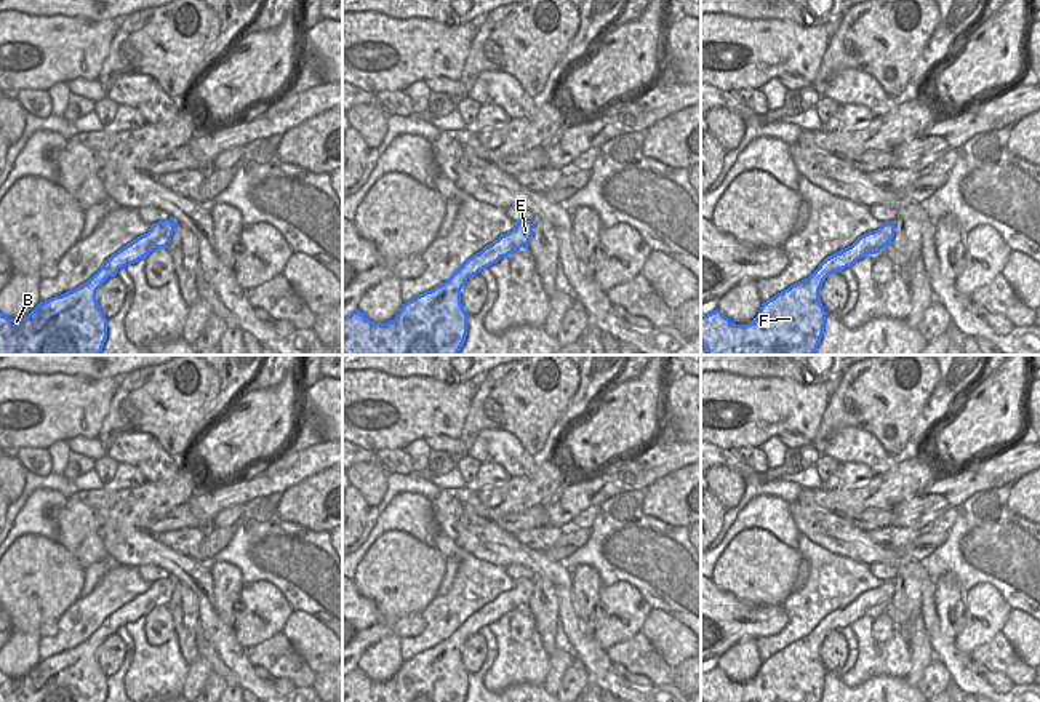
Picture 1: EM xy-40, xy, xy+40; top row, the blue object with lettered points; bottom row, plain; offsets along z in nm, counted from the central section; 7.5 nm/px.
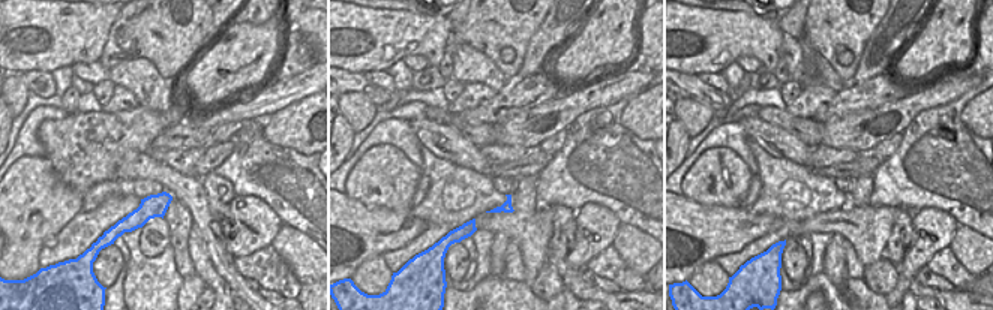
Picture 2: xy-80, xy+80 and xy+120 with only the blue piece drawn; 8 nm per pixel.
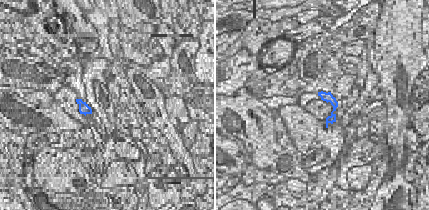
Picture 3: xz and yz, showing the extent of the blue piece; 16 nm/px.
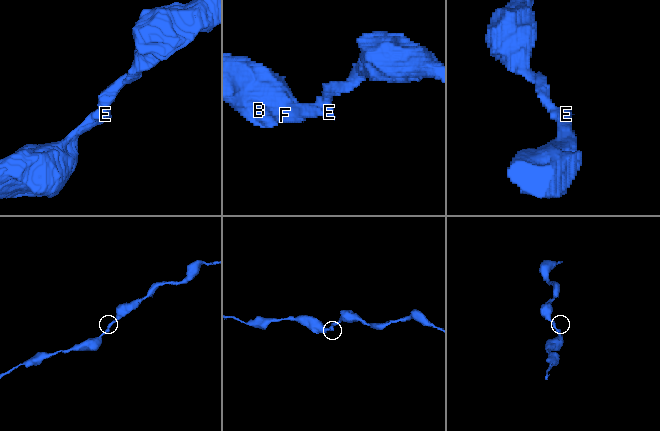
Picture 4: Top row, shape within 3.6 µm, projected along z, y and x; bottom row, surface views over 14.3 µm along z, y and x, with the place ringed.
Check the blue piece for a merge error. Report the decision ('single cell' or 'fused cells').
single cell

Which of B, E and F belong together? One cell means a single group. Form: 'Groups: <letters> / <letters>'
Groups: B E F.

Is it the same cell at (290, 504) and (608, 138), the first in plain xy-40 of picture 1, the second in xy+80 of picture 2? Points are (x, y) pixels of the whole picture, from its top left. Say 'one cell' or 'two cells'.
two cells

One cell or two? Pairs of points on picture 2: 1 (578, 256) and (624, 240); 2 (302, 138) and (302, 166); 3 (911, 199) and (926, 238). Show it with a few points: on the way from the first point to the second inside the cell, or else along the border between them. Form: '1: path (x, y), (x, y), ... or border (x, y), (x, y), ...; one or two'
1: border (620, 223), (611, 244); two
2: border (269, 141), (312, 154); two
3: border (911, 210), (933, 207), (942, 208), (950, 214); two

